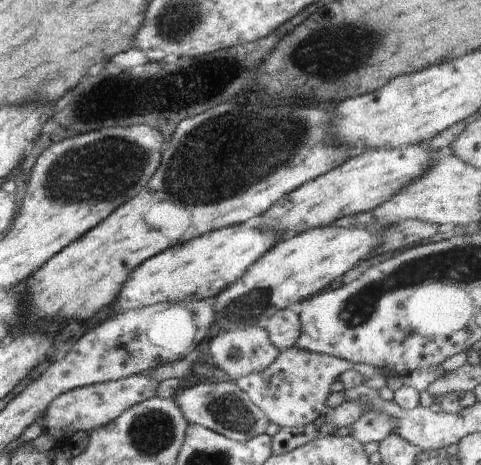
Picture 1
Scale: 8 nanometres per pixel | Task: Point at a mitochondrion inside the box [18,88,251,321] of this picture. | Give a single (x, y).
(99, 171)

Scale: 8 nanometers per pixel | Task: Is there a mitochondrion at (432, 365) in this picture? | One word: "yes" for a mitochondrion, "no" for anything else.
no

